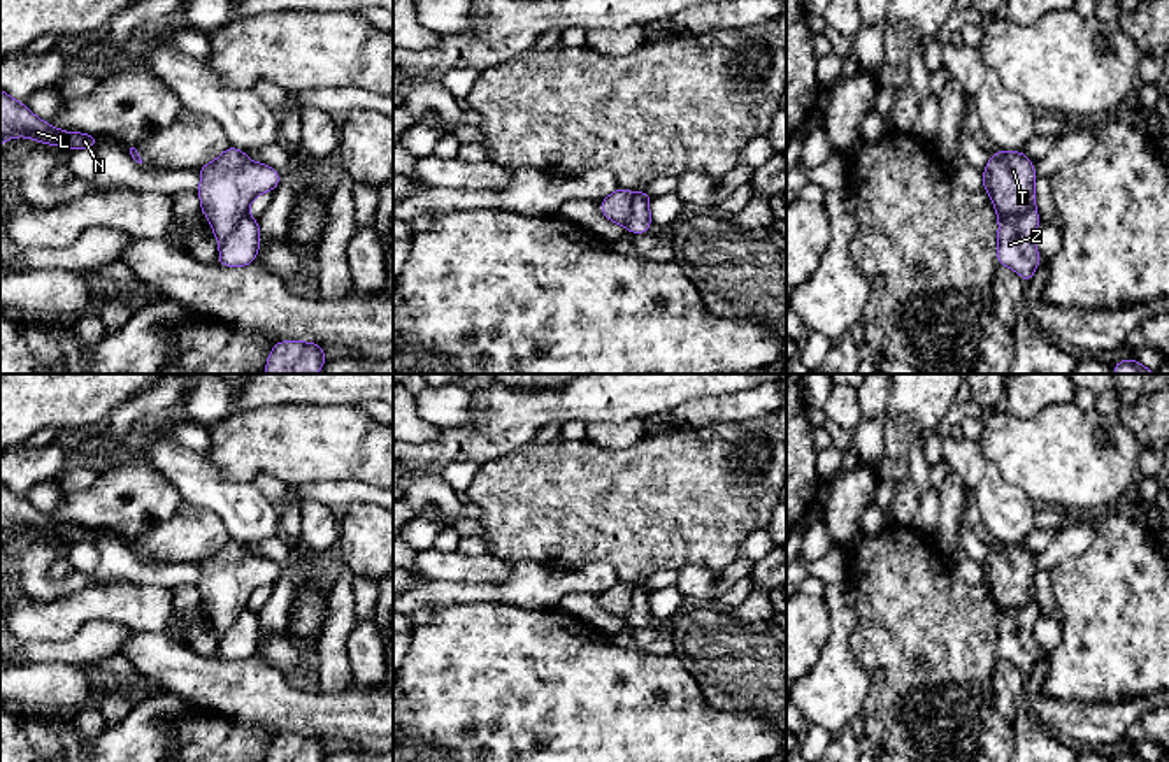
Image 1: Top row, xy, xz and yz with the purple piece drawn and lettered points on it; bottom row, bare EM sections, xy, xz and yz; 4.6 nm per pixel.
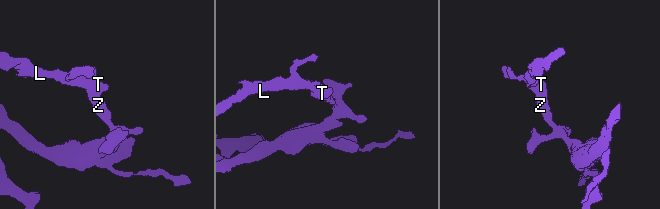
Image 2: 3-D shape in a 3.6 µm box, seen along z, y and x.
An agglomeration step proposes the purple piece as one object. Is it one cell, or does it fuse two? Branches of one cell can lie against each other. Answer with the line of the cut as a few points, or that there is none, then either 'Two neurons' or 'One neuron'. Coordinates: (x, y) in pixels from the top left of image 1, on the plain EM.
Split along yz (1034, 603), (999, 613). Two neurons

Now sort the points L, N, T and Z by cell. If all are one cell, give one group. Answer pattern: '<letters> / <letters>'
L N T / Z

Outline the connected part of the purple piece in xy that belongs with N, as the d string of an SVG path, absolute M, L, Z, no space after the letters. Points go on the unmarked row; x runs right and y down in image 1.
M0 483L0 539L12 530L30 530L35 536L70 543L93 543L98 530L91 527L63 525L39 513L25 497Z

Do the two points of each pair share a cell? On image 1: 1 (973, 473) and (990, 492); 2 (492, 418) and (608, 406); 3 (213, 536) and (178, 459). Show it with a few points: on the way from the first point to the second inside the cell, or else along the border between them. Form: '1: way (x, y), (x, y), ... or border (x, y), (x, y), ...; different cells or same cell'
1: border (987, 462), (983, 478), (973, 488); different cells
2: way (520, 415), (553, 406), (580, 406); same cell
3: border (185, 499), (211, 510), (229, 534); different cells

